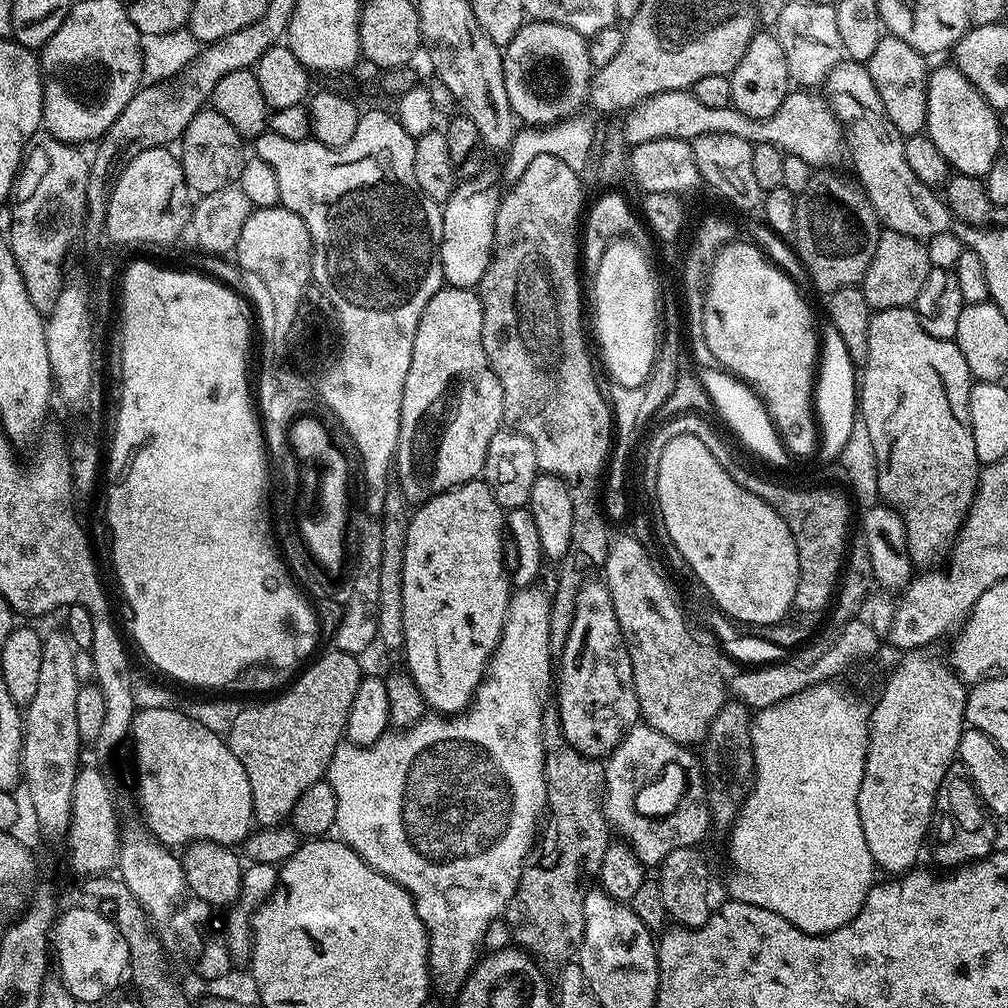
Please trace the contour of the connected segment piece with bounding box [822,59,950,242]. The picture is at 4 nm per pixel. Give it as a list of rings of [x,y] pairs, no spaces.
[[[845,59],[830,70],[823,82],[822,92],[840,124],[846,152],[852,155],[852,164],[856,167],[855,179],[870,198],[881,225],[921,242],[939,232],[949,231],[947,203],[936,197],[935,187],[923,184],[918,174],[910,170],[904,149],[905,137],[900,135],[894,122],[890,122],[867,67],[855,60]]]

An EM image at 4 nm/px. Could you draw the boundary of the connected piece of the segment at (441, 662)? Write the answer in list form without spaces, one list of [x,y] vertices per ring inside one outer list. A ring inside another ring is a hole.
[[[477,478],[471,480],[465,484],[460,484],[457,488],[451,488],[448,492],[443,492],[434,498],[425,500],[423,504],[419,505],[419,507],[411,513],[408,521],[408,533],[406,534],[406,546],[404,547],[404,565],[402,566],[402,622],[404,623],[404,645],[402,647],[402,654],[404,654],[405,662],[408,663],[408,665],[406,665],[406,671],[408,675],[412,677],[412,681],[418,686],[420,693],[424,696],[425,705],[427,705],[429,709],[435,710],[437,713],[455,714],[463,711],[464,708],[472,702],[476,695],[476,687],[479,686],[484,677],[486,667],[492,656],[492,651],[496,648],[496,643],[500,640],[500,632],[504,628],[504,619],[508,613],[508,601],[510,599],[510,572],[509,569],[504,569],[504,544],[506,548],[506,512],[494,498],[491,486],[485,484],[483,479]]]

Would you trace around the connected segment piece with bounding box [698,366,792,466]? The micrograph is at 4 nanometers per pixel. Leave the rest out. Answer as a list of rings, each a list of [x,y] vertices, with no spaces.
[[[718,366],[711,367],[699,371],[699,380],[705,387],[714,410],[716,406],[719,416],[727,426],[750,451],[772,465],[784,466],[789,461],[791,462],[791,453],[785,447],[779,429],[772,421],[767,404],[755,393],[755,389],[725,369]]]

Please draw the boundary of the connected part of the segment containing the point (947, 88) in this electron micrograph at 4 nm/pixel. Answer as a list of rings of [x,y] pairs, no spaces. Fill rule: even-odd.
[[[954,66],[933,67],[928,82],[928,123],[926,135],[942,150],[949,165],[961,176],[987,177],[990,166],[1001,155],[1001,117],[978,94],[978,90]]]

